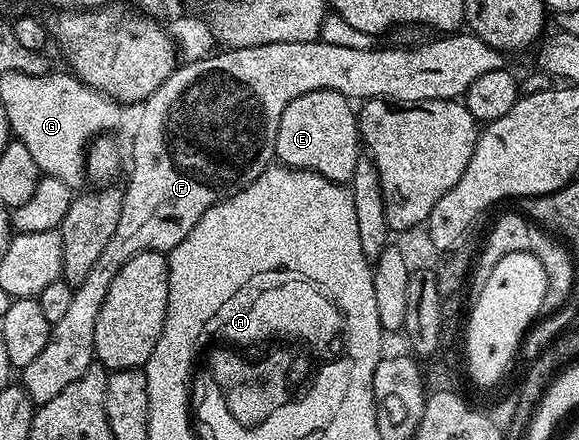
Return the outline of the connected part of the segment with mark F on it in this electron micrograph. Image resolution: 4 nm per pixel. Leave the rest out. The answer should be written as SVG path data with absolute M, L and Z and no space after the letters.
M450 32L445 36L438 36L435 42L428 42L424 46L414 46L411 50L379 50L379 48L373 48L356 51L353 48L340 48L339 45L315 40L312 42L277 42L276 44L260 44L259 46L239 46L226 48L221 52L223 54L214 52L209 57L202 58L197 62L187 61L185 64L179 65L175 69L174 77L164 80L164 84L160 84L160 88L156 88L156 92L141 103L142 115L138 118L138 127L134 130L134 147L130 150L130 179L127 180L126 186L124 185L120 220L116 220L116 232L112 232L112 240L108 240L108 244L104 244L104 252L100 252L96 264L92 264L92 272L88 272L88 276L84 276L84 280L74 286L74 295L70 306L64 317L51 325L50 339L48 344L44 344L40 356L36 356L36 360L32 360L32 364L21 367L20 385L26 391L31 402L41 404L52 400L52 396L64 392L64 388L68 388L68 384L72 384L72 380L80 380L80 376L84 376L86 369L95 365L96 316L100 316L104 296L108 292L112 280L116 280L116 272L120 272L120 268L124 268L124 264L128 264L128 260L132 260L132 256L140 256L140 252L148 252L149 250L169 252L172 248L176 248L176 244L180 244L180 240L184 240L184 236L188 236L188 232L192 232L192 228L196 228L196 224L202 219L204 212L208 212L210 206L215 206L218 202L232 197L233 194L239 194L245 186L255 182L271 166L275 161L274 145L276 144L276 132L280 128L280 116L284 116L284 108L288 108L288 104L292 104L292 100L296 100L296 96L304 96L308 92L316 92L317 90L331 90L332 92L340 92L351 100L385 98L395 104L413 104L428 100L458 100L465 95L466 89L472 84L472 80L484 76L484 72L500 70L504 66L504 62L502 62L503 51L492 49L484 40L480 40L476 35L469 32Z

